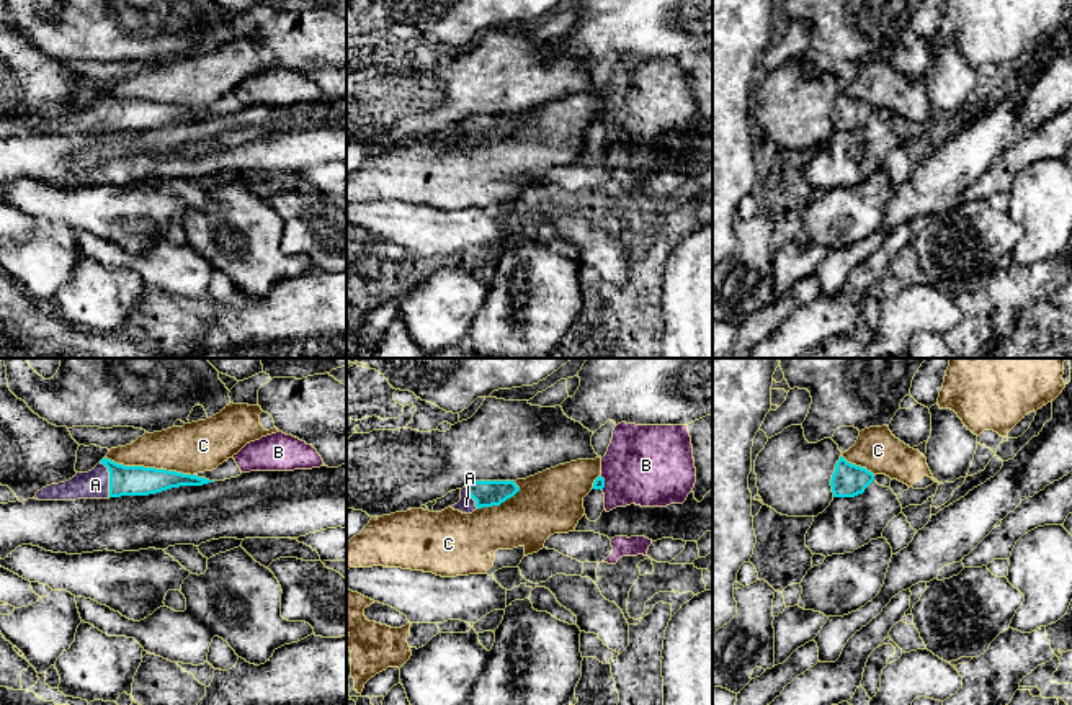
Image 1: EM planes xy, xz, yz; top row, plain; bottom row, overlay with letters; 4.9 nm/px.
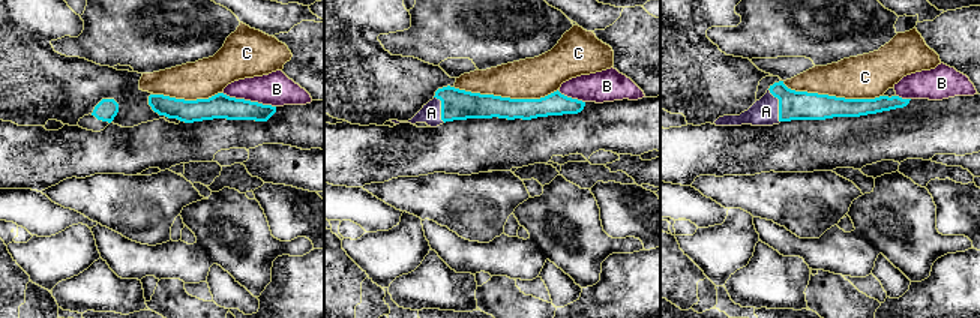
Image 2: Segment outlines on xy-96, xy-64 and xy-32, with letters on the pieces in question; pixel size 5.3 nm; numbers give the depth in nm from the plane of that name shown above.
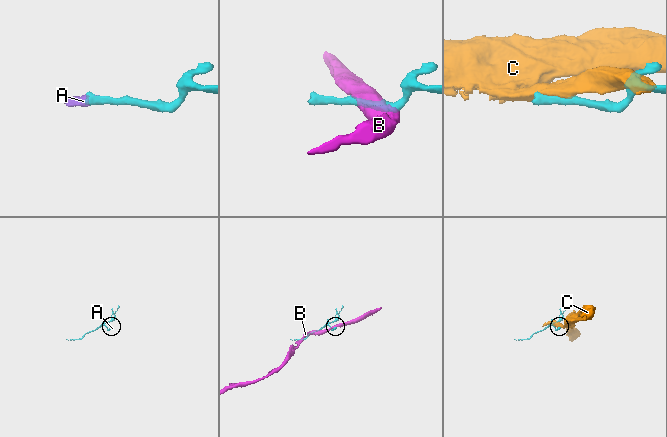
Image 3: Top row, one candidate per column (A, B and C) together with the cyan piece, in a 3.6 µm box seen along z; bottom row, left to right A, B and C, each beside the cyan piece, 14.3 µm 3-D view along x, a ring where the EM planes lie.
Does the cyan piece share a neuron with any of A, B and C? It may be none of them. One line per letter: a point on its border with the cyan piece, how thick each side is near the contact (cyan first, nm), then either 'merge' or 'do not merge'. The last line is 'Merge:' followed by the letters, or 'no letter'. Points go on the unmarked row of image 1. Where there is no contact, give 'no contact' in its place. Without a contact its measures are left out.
A: contact xy (110, 113); calibres 140 and 140 nm; merge
B: contact xz (603, 116); calibres 50 and 400 nm; do not merge
C: contact xy (151, 102); calibres 140 and 240 nm; do not merge
Merge: A

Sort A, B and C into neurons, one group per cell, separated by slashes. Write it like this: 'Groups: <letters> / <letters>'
Groups: A / B / C

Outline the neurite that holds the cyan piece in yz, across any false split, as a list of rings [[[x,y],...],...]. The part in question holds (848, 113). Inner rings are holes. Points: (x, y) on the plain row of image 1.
[[[843,90],[835,98],[830,113],[833,131],[855,131],[874,115],[874,108],[866,101],[848,97]]]

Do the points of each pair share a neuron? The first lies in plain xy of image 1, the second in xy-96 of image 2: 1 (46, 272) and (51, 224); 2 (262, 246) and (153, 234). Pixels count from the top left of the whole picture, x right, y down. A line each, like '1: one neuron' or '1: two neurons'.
1: two neurons
2: two neurons

